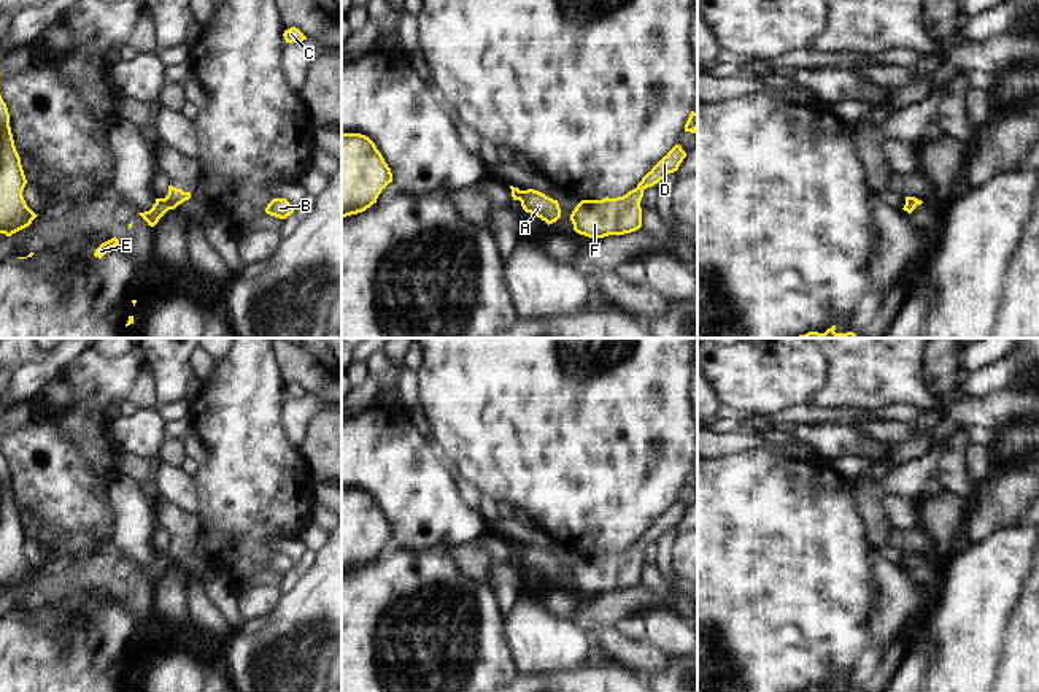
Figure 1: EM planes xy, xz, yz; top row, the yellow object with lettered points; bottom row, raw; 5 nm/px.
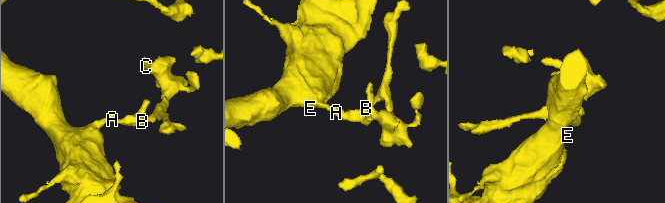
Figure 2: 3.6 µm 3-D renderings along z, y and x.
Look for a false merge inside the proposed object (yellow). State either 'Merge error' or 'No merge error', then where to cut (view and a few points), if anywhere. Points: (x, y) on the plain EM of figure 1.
No merge error. No split.

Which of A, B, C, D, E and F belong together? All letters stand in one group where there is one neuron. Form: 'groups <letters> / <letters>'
groups A B C D E F

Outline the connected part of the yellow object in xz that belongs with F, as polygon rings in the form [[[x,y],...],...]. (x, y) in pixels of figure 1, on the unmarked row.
[[[675,500],[626,551],[581,556],[570,570],[574,586],[596,595],[639,586],[642,582],[640,556],[643,546],[677,527],[685,513],[686,508],[680,500]]]

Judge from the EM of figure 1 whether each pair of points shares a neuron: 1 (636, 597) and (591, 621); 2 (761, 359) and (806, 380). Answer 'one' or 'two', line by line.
1: one
2: one

